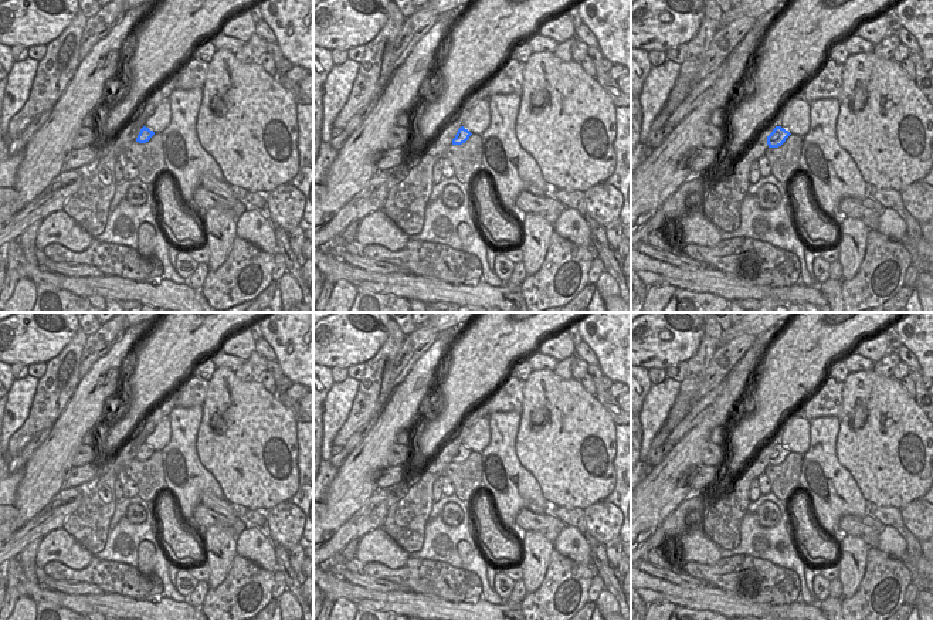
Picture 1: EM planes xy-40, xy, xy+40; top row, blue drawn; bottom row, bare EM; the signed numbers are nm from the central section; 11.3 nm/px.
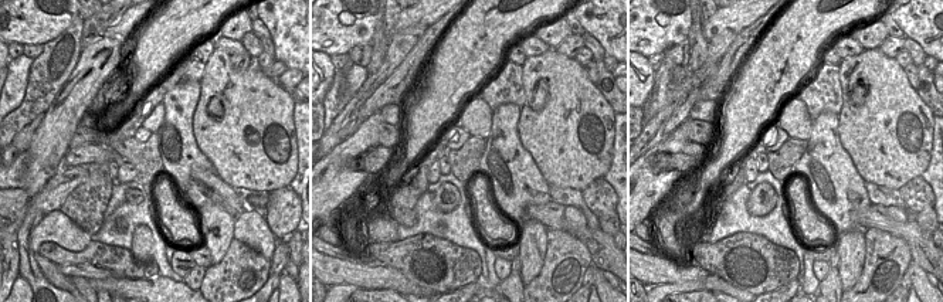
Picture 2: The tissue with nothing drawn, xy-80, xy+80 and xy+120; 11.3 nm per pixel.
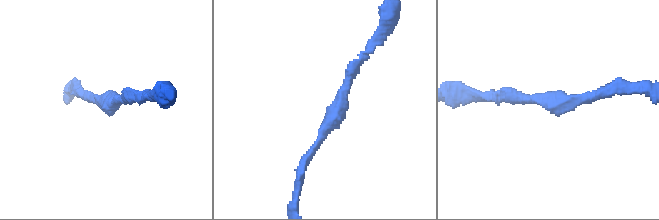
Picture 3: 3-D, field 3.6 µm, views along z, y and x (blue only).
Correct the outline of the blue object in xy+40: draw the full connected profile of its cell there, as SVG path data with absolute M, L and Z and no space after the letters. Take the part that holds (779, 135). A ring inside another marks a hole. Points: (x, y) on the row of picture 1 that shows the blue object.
M776 126L773 129L773 132L767 136L769 148L778 148L778 146L781 146L790 135L791 133L788 131L786 131L784 128Z

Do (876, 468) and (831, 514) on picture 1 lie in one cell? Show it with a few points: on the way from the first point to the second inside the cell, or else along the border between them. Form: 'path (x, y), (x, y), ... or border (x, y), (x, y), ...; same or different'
border (838, 458), (868, 502); different

